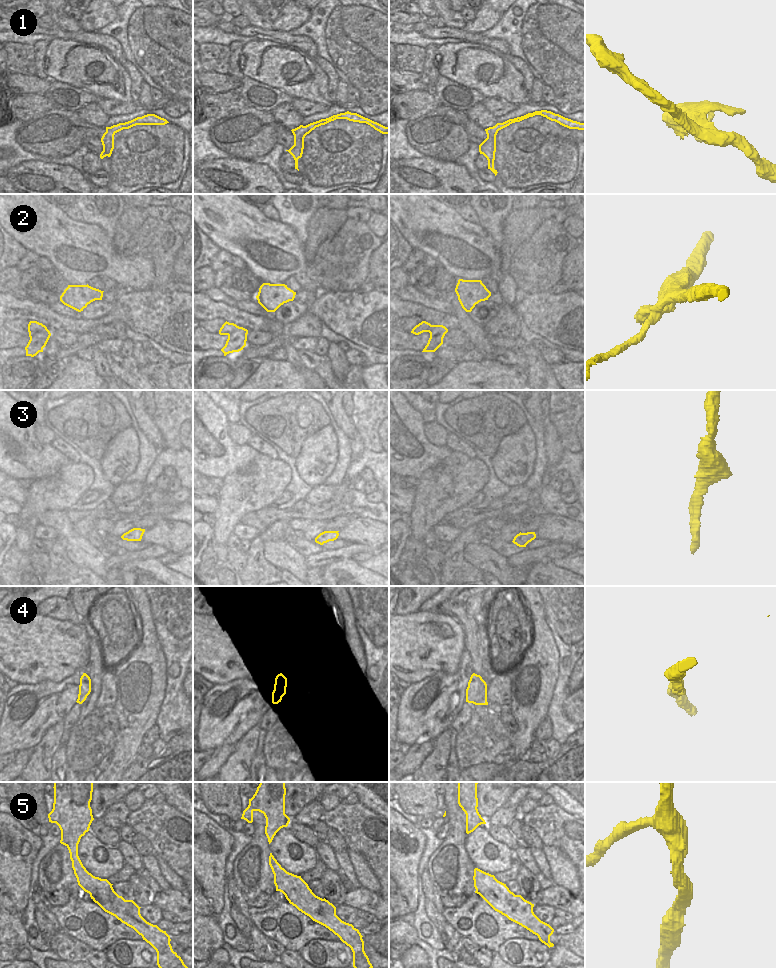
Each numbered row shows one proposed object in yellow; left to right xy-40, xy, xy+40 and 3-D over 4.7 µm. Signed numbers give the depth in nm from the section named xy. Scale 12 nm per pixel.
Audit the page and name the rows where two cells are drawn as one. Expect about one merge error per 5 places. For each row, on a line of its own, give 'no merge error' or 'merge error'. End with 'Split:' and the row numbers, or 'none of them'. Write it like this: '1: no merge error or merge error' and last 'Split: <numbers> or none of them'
1: merge error
2: no merge error
3: no merge error
4: no merge error
5: no merge error
Split: 1

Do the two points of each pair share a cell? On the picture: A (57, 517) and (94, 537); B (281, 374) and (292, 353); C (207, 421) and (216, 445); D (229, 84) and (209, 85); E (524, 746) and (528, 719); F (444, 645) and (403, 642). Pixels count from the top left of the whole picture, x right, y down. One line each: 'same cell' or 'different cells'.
A: different cells
B: different cells
C: same cell
D: same cell
E: same cell
F: same cell

